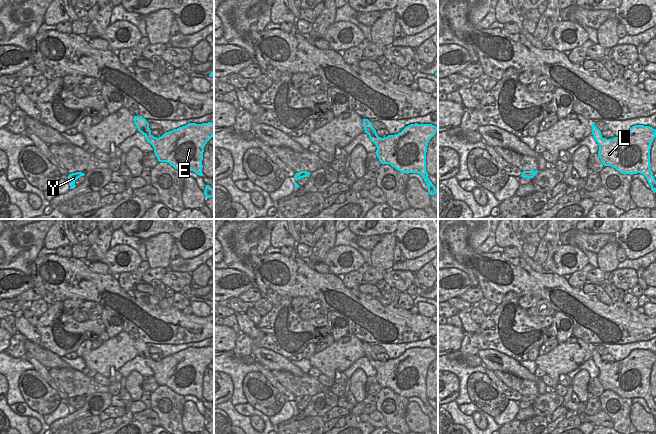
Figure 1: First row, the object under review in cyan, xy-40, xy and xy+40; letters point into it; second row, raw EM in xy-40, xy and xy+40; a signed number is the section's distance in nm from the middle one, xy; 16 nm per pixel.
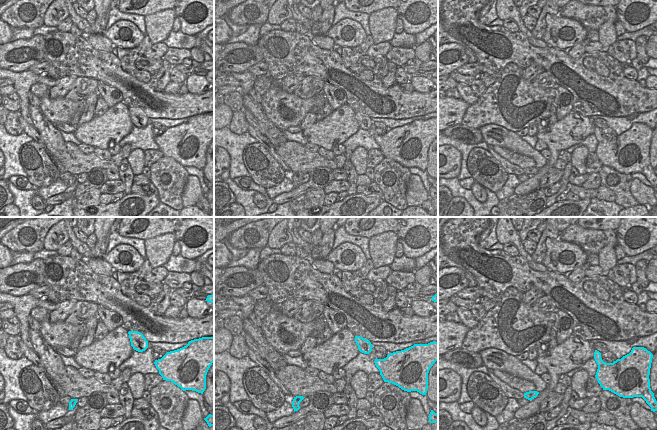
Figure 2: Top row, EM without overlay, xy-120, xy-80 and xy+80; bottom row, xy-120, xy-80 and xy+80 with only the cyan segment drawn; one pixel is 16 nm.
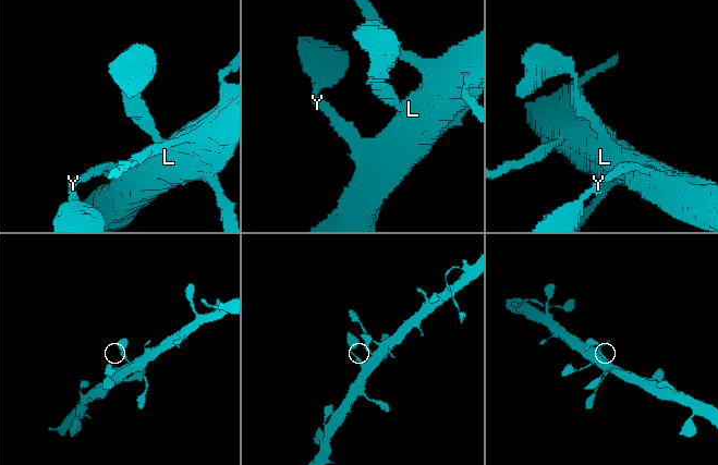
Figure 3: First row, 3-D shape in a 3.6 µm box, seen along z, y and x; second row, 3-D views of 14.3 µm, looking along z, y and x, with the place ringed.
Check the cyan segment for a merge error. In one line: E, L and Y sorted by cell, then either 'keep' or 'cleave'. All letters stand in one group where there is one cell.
E L Y; keep

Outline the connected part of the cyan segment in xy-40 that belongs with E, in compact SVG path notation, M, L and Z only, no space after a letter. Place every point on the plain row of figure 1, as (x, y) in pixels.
M134 340L138 355L145 360L153 372L159 386L167 386L175 393L186 396L193 395L199 400L202 397L204 371L214 360L212 346L196 348L188 347L157 362L151 358L146 343Z

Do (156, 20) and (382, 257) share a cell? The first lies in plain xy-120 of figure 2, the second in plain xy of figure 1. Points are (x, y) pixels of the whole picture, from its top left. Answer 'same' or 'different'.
same

